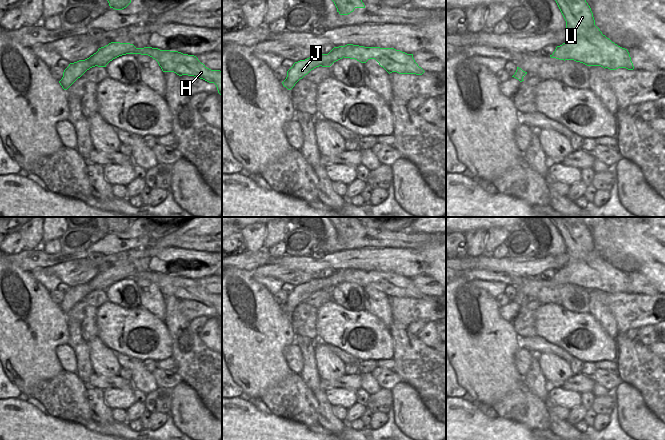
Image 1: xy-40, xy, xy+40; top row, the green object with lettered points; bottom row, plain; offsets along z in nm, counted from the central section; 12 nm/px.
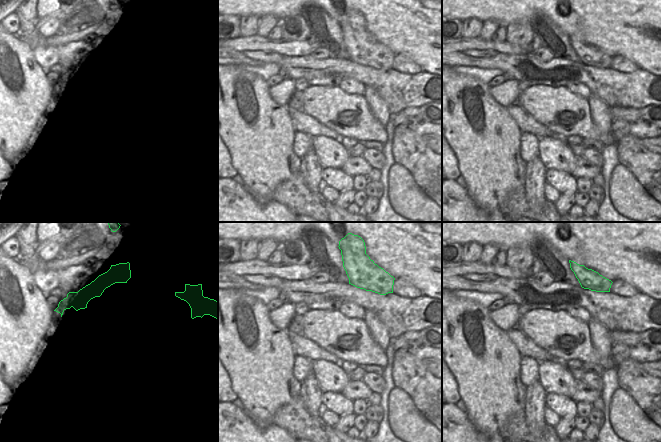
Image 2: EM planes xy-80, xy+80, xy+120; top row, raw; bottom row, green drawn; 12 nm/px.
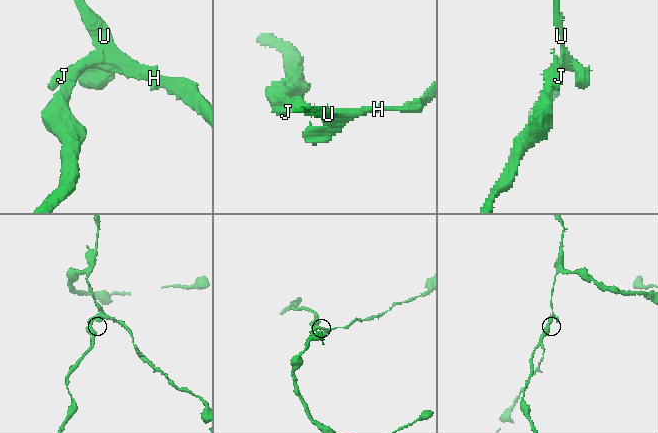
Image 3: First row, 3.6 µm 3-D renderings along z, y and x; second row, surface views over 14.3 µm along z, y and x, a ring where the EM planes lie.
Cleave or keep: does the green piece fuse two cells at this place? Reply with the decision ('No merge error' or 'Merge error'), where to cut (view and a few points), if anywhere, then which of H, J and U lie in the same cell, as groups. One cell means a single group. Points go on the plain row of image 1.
Merge error. Split along xy+40 (570, 263), (568, 283). Groups: H U / J

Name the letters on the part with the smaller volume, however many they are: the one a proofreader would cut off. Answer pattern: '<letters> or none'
J

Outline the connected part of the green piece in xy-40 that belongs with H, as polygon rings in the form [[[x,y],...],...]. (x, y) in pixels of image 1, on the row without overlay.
[[[133,268],[124,271],[122,277],[123,279],[148,279],[158,286],[163,296],[174,296],[179,300],[194,300],[209,307],[214,307],[218,317],[222,319],[222,295],[207,292],[194,279],[152,271],[136,272]]]

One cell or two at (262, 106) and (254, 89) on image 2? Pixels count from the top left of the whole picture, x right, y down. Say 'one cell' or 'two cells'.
one cell

